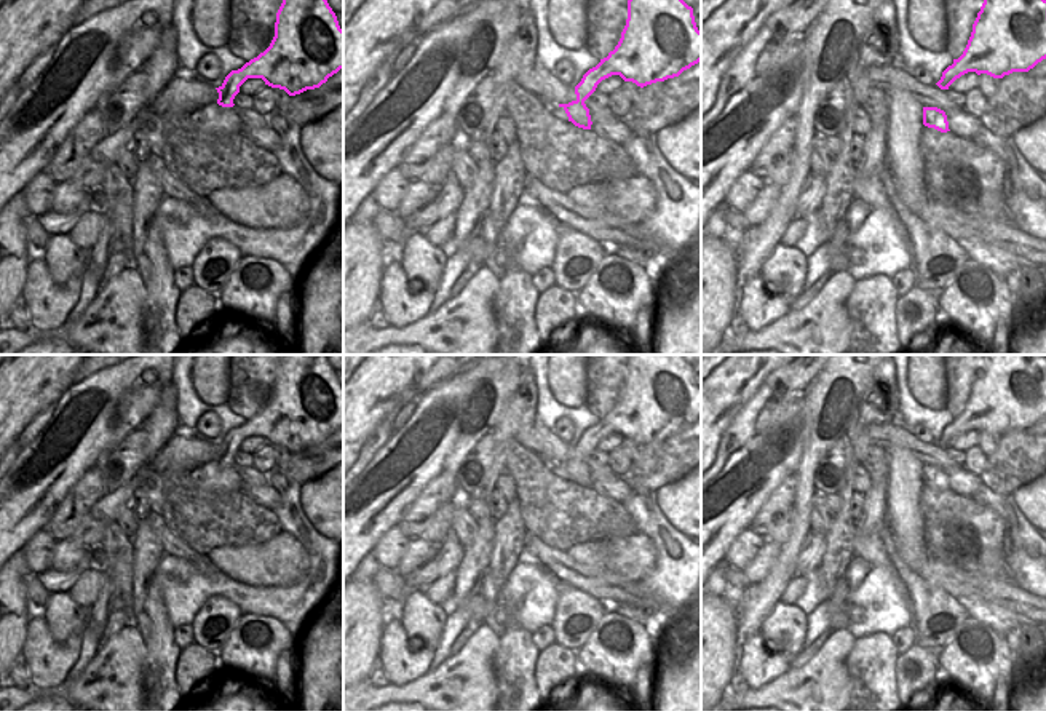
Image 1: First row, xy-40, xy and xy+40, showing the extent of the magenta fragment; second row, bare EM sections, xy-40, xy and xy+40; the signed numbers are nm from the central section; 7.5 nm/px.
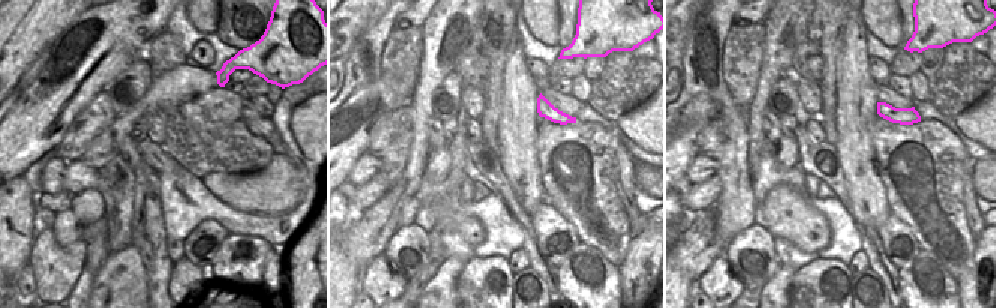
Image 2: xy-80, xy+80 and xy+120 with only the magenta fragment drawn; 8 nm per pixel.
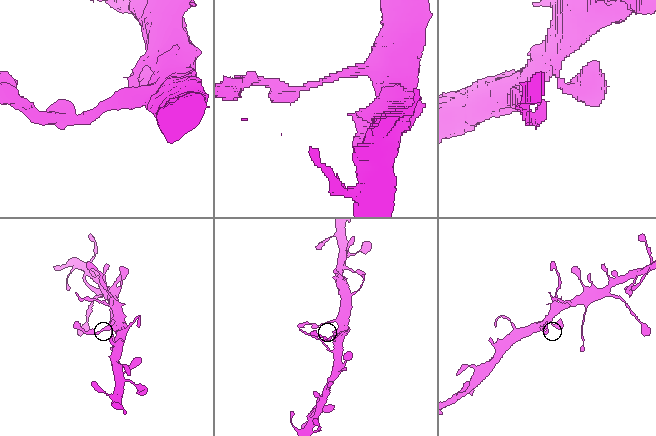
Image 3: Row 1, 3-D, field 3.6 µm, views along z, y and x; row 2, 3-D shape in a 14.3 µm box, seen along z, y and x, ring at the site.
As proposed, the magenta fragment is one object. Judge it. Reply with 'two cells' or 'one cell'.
one cell

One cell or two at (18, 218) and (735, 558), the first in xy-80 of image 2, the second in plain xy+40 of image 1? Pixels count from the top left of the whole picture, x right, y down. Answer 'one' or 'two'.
two

